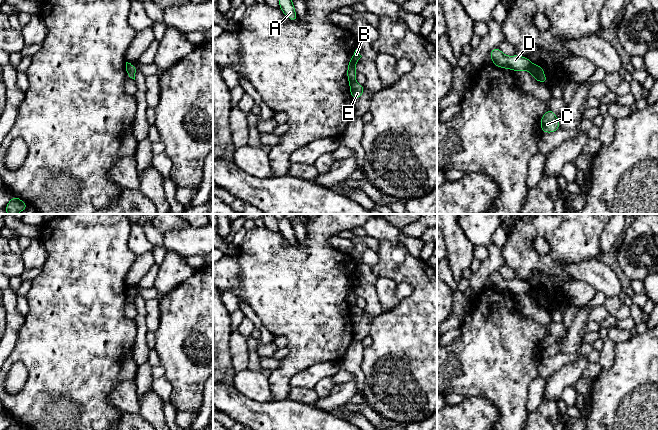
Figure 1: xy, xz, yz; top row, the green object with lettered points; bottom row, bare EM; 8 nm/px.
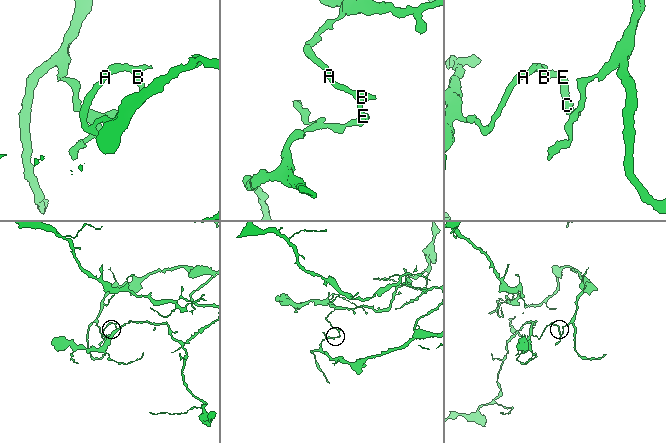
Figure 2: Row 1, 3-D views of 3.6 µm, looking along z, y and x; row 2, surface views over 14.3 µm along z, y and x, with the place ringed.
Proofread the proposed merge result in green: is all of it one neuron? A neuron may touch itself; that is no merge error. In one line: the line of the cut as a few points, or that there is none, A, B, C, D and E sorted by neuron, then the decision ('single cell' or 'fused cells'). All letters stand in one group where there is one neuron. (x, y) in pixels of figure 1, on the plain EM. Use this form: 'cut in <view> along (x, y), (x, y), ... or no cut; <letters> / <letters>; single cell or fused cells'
cut in xz along (355, 305), (349, 308); A B D / C E; fused cells

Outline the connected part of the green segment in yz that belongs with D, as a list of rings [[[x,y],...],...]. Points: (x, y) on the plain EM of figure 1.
[[[494,271],[490,276],[493,289],[512,295],[529,295],[532,286],[527,281],[520,279],[507,280],[501,276],[499,271]]]

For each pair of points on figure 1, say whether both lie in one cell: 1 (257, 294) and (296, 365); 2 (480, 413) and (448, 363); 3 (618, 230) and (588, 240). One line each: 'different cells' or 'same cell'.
1: same cell
2: different cells
3: different cells

